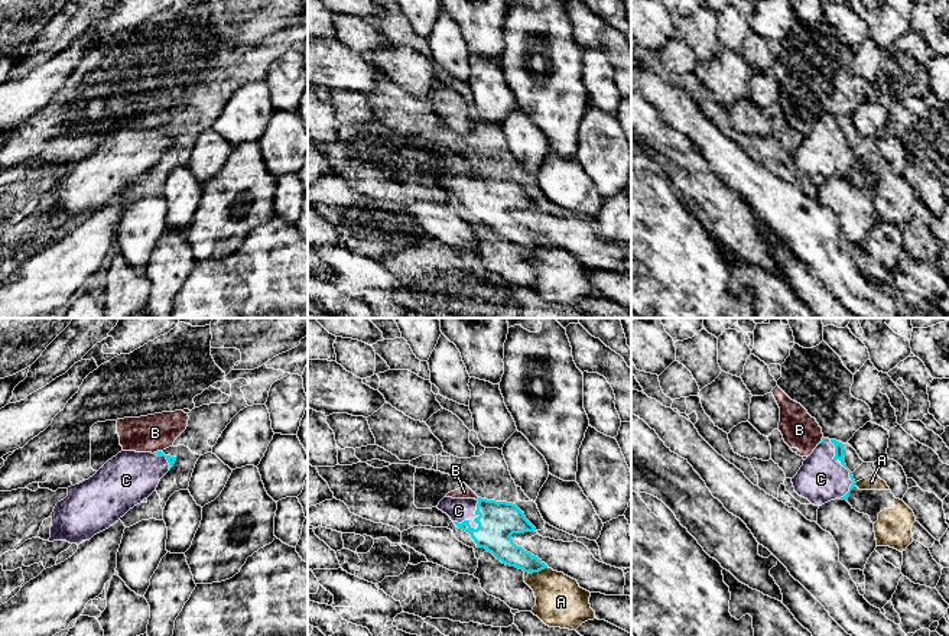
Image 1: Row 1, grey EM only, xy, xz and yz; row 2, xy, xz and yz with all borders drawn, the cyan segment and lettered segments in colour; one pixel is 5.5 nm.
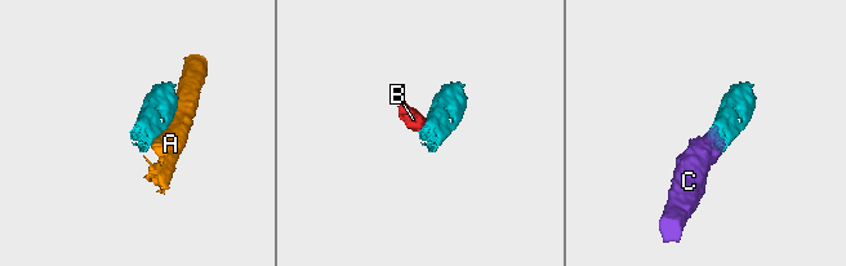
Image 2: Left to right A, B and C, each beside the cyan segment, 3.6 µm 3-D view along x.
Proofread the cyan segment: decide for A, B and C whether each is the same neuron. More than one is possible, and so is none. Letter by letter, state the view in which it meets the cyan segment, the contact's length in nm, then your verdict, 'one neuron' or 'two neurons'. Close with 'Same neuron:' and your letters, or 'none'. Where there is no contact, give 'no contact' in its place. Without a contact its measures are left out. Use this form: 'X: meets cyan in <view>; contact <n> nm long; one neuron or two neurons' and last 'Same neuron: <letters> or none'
A: meets cyan in xz; contact 140 nm long; two neurons
B: meets cyan in xy; contact 60 nm long; two neurons
C: meets cyan in yz; contact 360 nm long; one neuron
Same neuron: C

